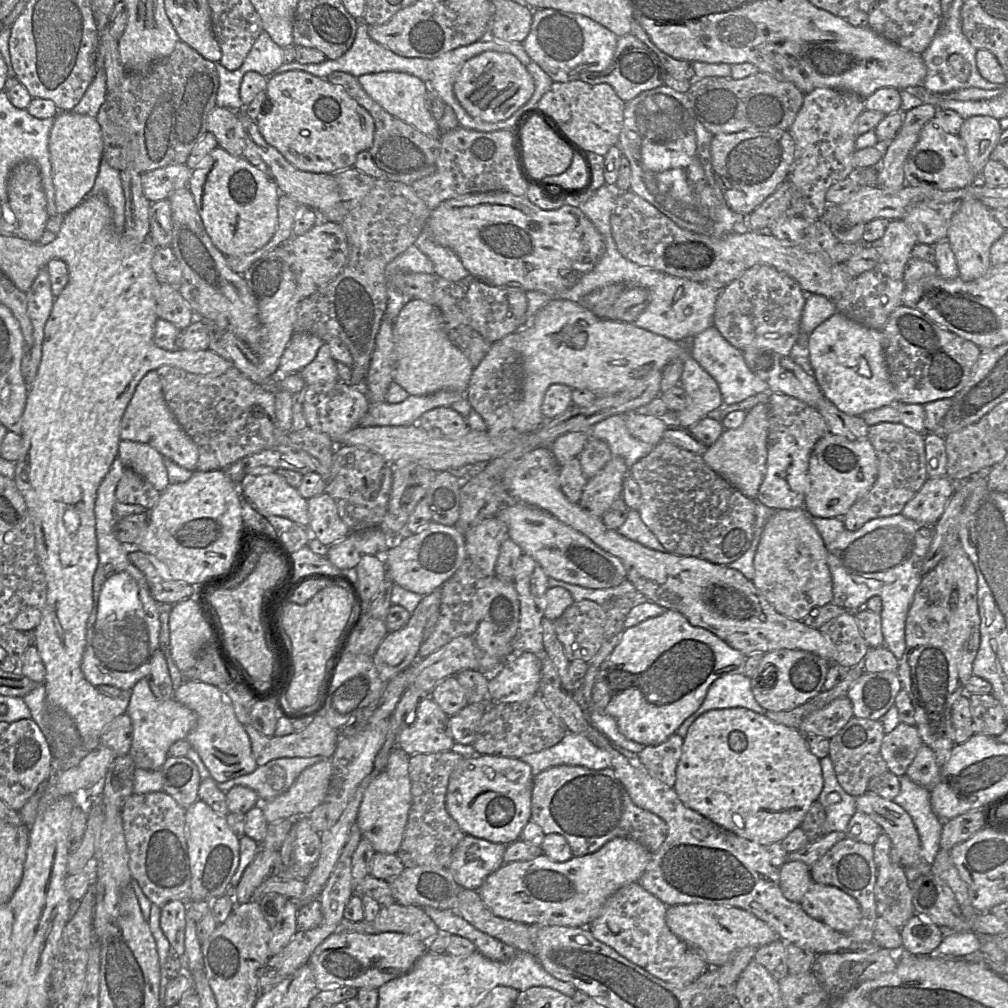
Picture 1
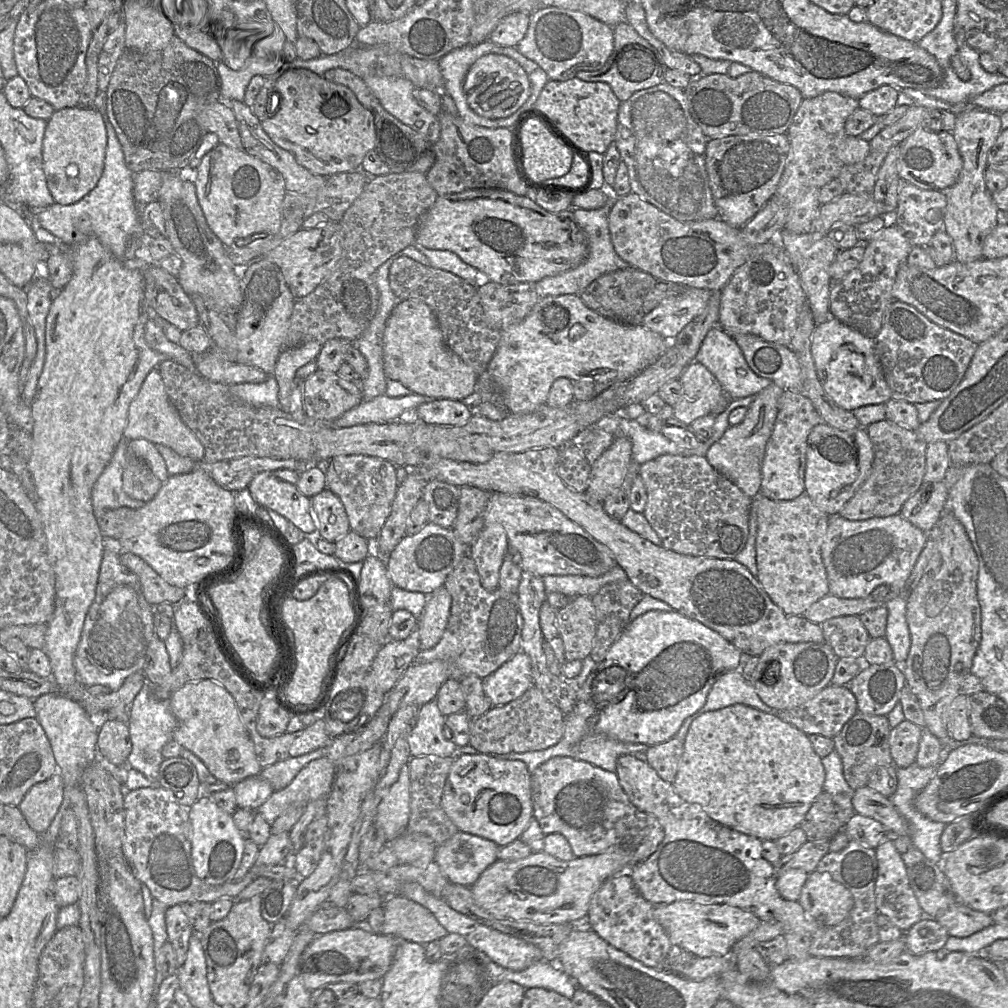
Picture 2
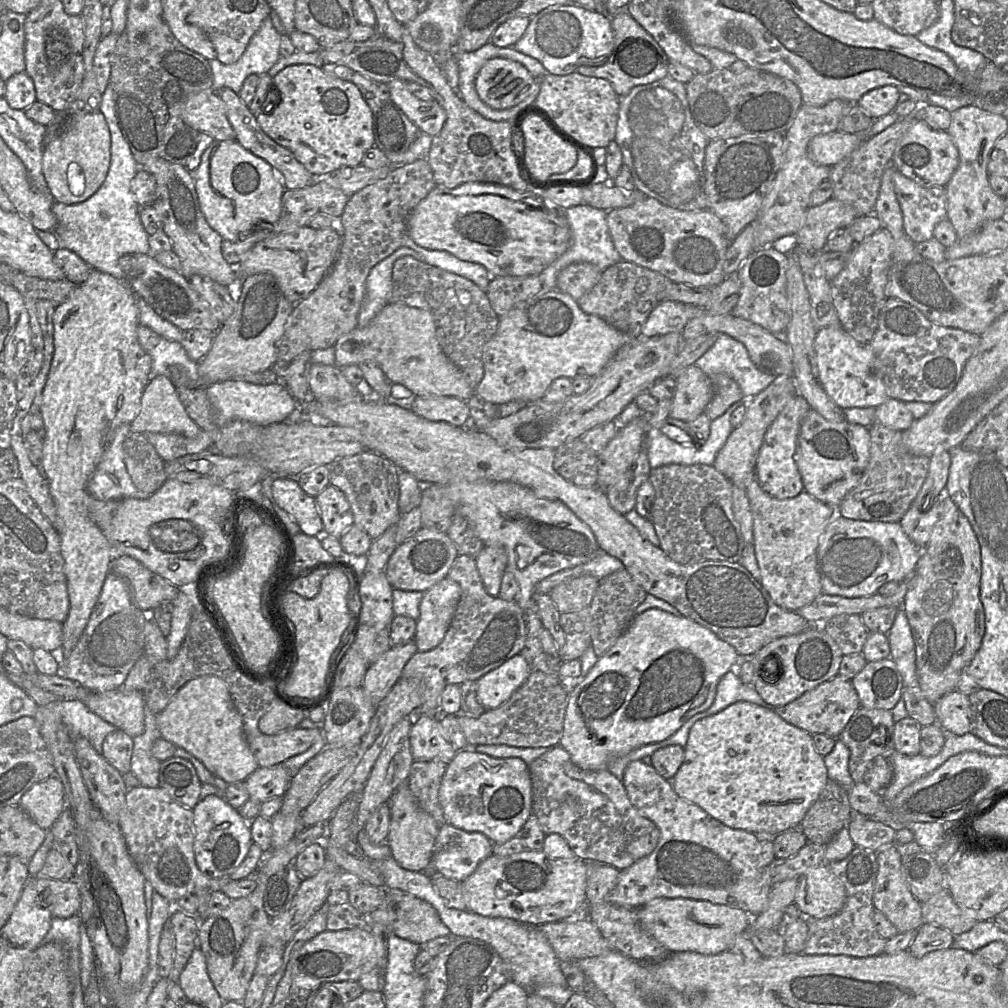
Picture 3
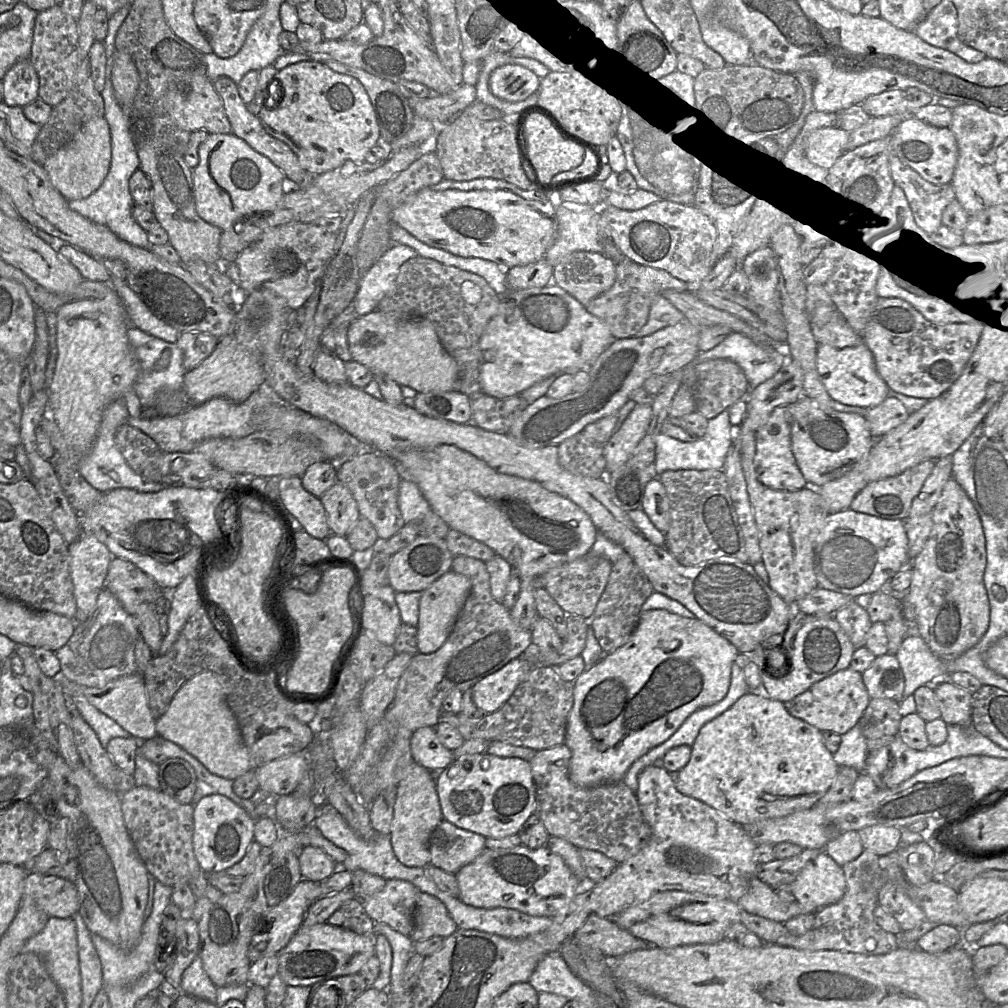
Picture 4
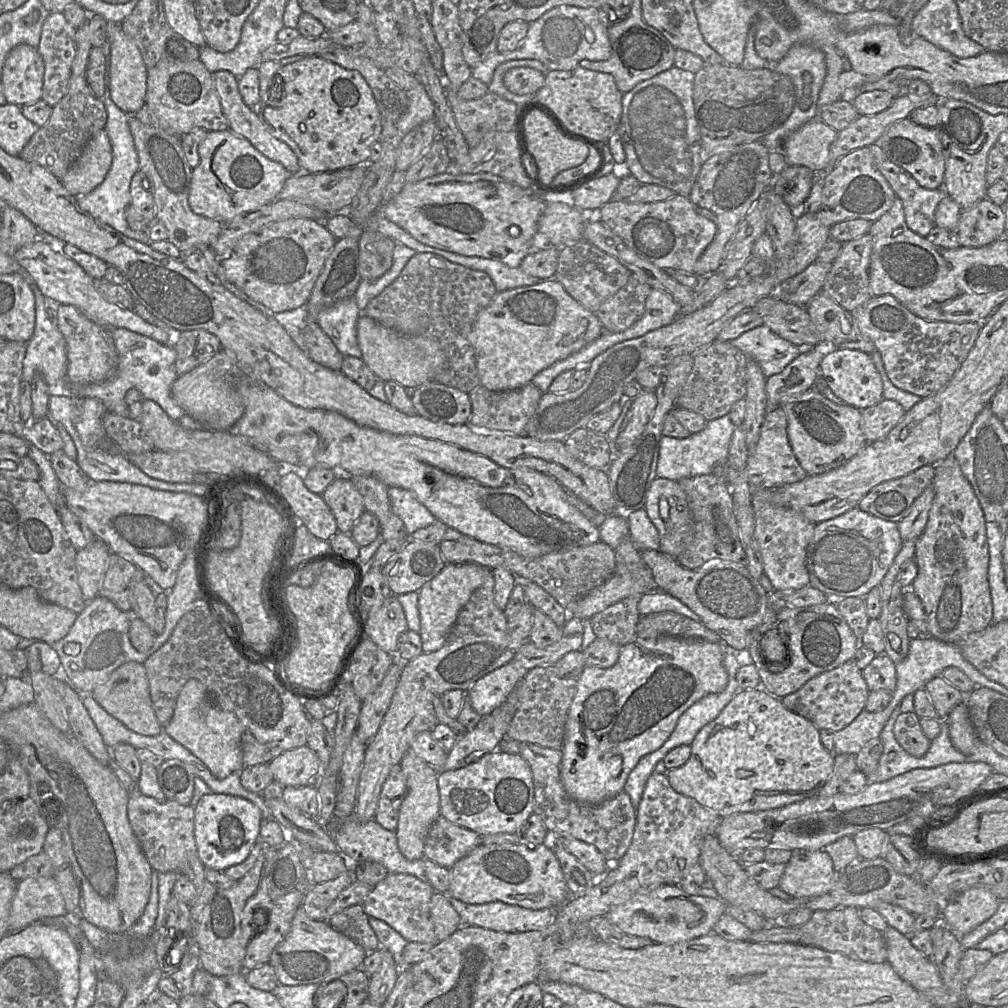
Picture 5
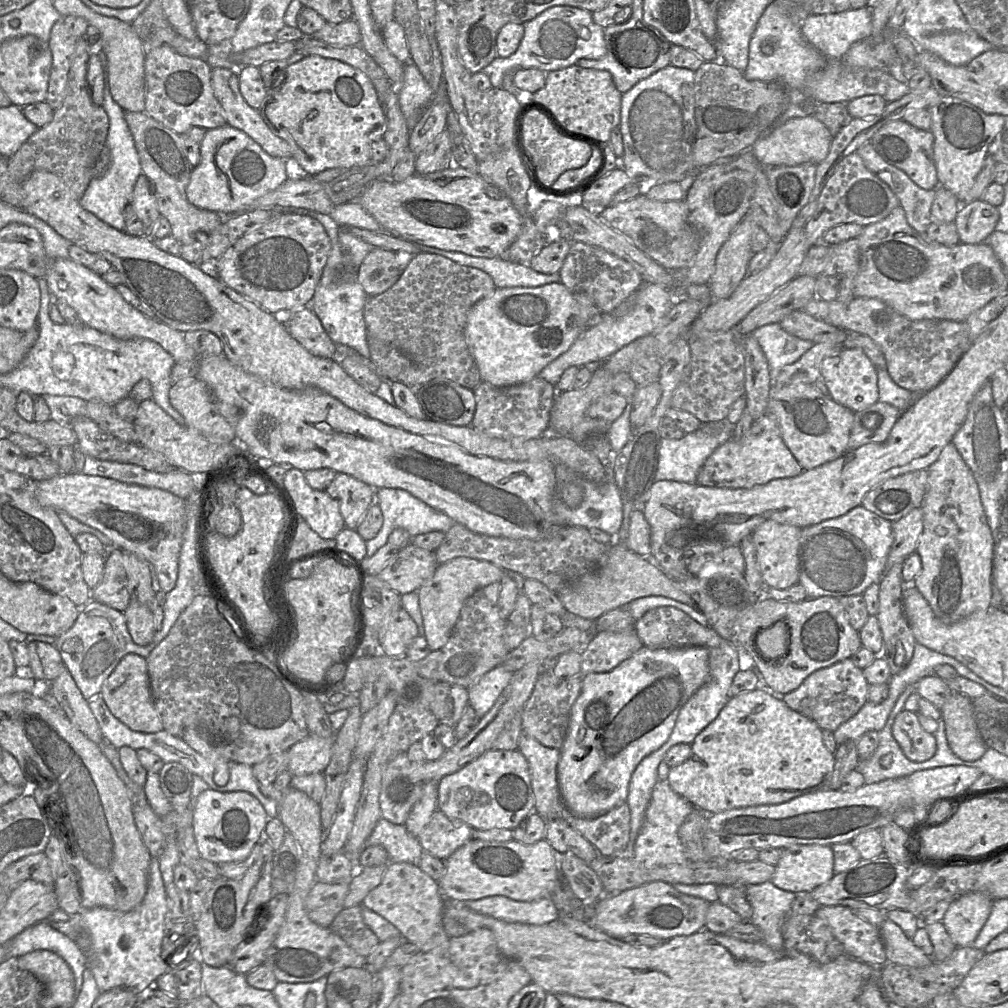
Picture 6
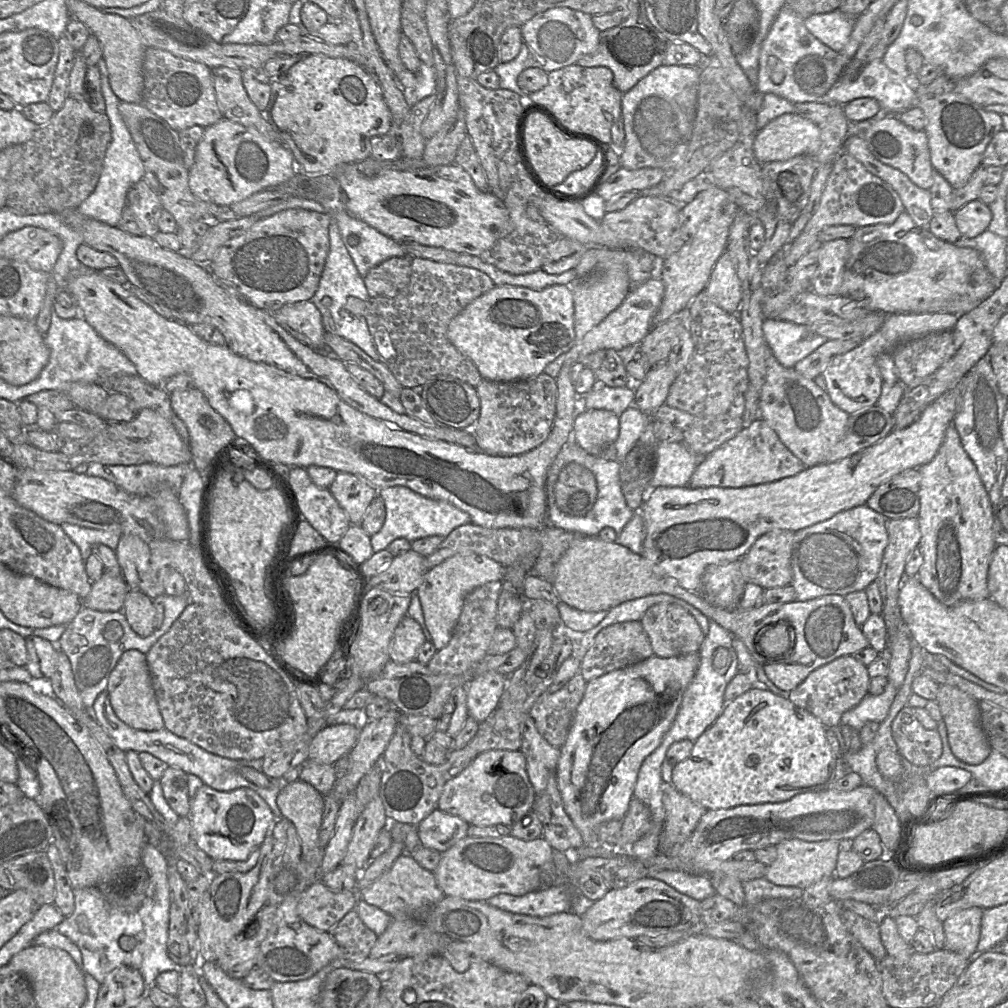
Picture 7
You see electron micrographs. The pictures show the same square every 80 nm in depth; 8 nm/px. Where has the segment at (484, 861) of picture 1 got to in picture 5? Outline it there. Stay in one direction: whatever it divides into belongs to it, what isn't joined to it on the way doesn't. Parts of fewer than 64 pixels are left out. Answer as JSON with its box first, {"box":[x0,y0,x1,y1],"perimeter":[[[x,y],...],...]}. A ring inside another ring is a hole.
{"box":[424,816,481,869],"perimeter":[[[439,816],[429,827],[424,858],[450,869],[459,859],[481,844],[481,835]]]}

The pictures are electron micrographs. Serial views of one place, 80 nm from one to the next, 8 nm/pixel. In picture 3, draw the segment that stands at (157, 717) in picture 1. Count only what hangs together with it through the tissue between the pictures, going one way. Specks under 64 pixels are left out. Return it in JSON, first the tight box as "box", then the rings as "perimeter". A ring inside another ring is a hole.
{"box":[131,704,161,788],"perimeter":[[[145,704],[144,731],[133,739],[131,772],[140,782],[140,786],[155,788],[159,786],[159,769],[161,761],[152,755],[152,745],[160,738],[156,723],[156,714]]]}

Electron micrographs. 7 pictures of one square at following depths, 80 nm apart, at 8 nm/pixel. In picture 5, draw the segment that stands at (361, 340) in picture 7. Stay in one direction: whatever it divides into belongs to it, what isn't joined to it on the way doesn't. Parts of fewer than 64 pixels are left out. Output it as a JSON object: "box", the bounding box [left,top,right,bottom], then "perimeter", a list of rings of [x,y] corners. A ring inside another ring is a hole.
{"box":[318,296,361,358],"perimeter":[[[354,296],[335,303],[318,315],[318,325],[343,356],[361,358],[357,342],[357,322],[361,315]]]}

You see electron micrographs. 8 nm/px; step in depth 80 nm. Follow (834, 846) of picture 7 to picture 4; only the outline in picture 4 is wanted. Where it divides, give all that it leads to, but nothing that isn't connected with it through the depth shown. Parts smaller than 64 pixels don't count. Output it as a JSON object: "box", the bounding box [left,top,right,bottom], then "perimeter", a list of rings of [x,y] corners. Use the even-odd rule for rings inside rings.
{"box":[789,851,845,909],"perimeter":[[[824,851],[808,861],[789,885],[795,901],[816,909],[837,903],[845,888],[842,867]]]}

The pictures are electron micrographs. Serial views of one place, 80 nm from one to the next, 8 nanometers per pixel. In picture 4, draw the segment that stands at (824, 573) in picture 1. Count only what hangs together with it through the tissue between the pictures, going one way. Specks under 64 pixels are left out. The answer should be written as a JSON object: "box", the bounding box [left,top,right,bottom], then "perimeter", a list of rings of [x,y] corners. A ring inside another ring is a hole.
{"box":[737,433,830,605],"perimeter":[[[756,433],[737,438],[747,491],[758,529],[761,563],[768,574],[767,585],[787,604],[793,605],[818,587],[814,573],[815,540],[830,515],[820,507],[816,487],[807,485],[798,491],[779,491],[763,485],[755,468]]]}

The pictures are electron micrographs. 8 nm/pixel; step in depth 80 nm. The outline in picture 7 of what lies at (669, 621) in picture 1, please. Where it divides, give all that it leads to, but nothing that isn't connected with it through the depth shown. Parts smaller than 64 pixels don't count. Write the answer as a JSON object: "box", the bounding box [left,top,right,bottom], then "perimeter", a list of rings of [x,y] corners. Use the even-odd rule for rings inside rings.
{"box":[556,652,699,847],"perimeter":[[[698,652],[670,658],[653,655],[587,682],[556,767],[564,810],[581,833],[585,846],[600,847],[596,827],[610,820],[623,820],[627,814],[641,764],[661,744],[672,726],[699,664]]]}

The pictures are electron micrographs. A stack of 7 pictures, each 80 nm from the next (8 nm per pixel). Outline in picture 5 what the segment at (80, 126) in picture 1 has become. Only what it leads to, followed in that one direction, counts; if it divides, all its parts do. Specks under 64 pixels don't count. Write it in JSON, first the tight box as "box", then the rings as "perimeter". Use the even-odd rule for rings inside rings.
{"box":[61,129,112,197],"perimeter":[[[102,129],[88,141],[61,182],[74,197],[89,194],[105,180],[112,160],[110,139]]]}

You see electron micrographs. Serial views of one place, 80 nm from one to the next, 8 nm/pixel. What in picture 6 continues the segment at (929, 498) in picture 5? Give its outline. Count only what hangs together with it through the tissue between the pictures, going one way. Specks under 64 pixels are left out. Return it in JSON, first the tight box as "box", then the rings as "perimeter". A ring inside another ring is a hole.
{"box":[886,508,923,571],"perimeter":[[[922,508],[911,510],[906,516],[892,522],[893,543],[886,563],[886,571],[916,552],[919,537],[923,530]]]}

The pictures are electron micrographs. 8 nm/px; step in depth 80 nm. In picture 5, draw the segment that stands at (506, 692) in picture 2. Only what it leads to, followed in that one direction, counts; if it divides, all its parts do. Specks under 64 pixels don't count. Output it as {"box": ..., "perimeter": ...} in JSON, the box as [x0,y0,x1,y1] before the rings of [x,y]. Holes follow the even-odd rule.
{"box":[466,659,527,716],"perimeter":[[[512,659],[479,678],[466,692],[466,698],[478,714],[487,716],[506,701],[527,671]]]}

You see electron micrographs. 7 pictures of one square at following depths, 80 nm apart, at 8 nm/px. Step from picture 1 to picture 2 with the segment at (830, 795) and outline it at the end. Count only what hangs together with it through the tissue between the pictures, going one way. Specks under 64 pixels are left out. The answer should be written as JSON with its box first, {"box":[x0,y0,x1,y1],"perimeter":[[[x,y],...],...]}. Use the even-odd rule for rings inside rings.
{"box":[822,750,855,825],"perimeter":[[[833,750],[828,756],[822,758],[822,764],[825,770],[823,791],[831,795],[833,801],[840,809],[842,825],[846,825],[855,814],[852,805],[855,791],[844,778],[842,761],[837,751]]]}

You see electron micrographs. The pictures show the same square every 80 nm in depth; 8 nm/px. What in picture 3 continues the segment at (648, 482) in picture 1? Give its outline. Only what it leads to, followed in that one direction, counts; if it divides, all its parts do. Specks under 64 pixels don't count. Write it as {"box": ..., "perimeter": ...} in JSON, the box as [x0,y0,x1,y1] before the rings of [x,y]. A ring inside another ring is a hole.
{"box":[648,464,745,565],"perimeter":[[[669,464],[653,468],[648,480],[655,490],[650,521],[660,548],[673,561],[691,565],[705,561],[741,564],[745,541],[732,509],[733,484],[713,466]]]}

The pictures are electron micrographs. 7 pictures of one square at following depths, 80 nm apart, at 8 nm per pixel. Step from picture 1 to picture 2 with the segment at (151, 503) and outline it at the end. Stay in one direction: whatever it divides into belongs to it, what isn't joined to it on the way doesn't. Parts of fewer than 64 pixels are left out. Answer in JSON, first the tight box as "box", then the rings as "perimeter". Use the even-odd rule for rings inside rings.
{"box":[122,450,162,503],"perimeter":[[[129,450],[126,452],[122,482],[123,490],[130,498],[145,503],[156,496],[162,485],[147,464]]]}

